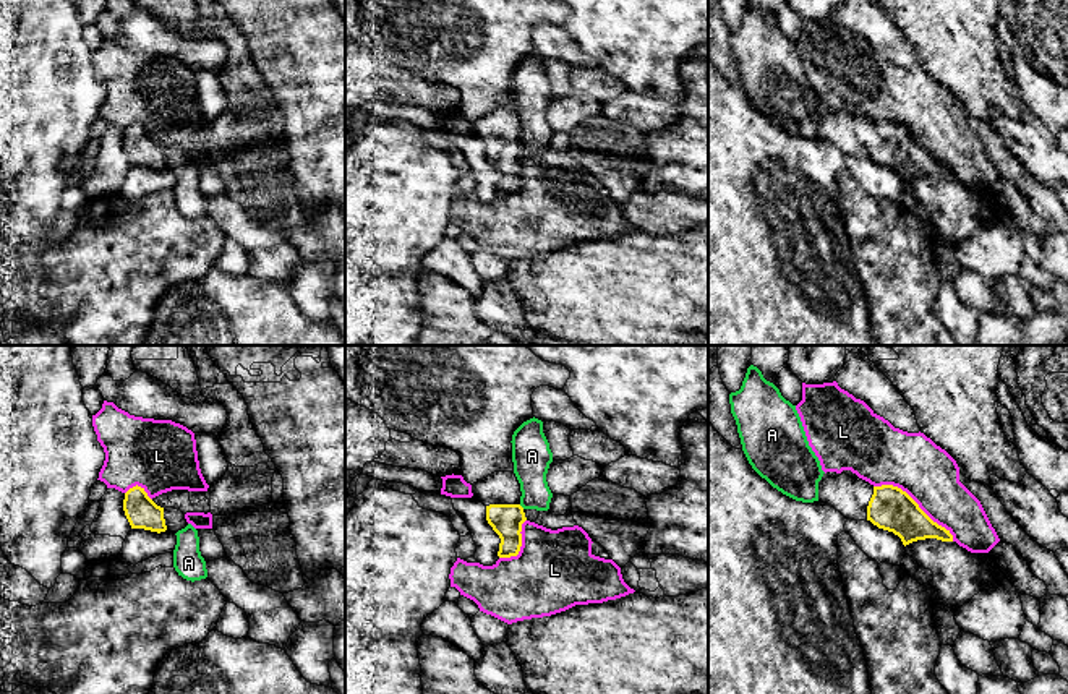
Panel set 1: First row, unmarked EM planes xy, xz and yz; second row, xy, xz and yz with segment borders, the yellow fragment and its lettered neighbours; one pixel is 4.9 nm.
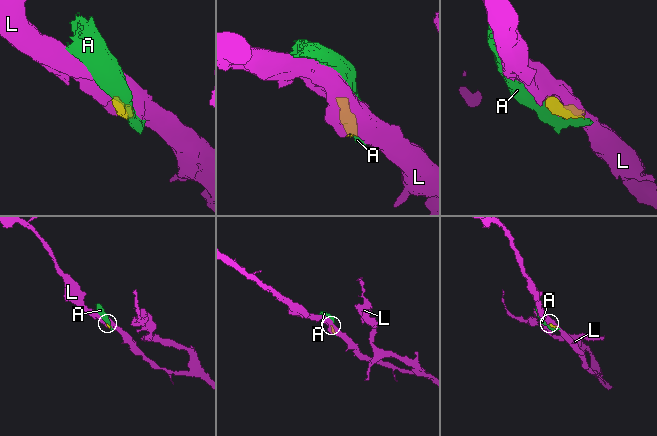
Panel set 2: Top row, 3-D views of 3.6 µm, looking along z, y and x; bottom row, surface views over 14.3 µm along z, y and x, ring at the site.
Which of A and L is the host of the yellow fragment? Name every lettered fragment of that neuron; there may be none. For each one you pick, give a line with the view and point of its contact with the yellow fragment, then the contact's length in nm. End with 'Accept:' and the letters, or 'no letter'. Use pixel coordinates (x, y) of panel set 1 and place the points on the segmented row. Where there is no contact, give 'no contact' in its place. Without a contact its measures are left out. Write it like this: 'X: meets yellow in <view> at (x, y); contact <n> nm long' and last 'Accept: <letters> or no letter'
Accept: no letter

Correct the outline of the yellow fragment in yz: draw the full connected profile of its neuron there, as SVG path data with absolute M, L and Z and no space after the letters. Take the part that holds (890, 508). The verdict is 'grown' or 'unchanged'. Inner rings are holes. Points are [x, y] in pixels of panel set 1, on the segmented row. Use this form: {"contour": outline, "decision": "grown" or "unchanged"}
{"contour": "M827 472L818 482L818 501L846 519L870 520L893 532L904 546L925 538L953 542L950 530L933 522L906 491L893 485L874 486L843 472Z", "decision": "grown"}

